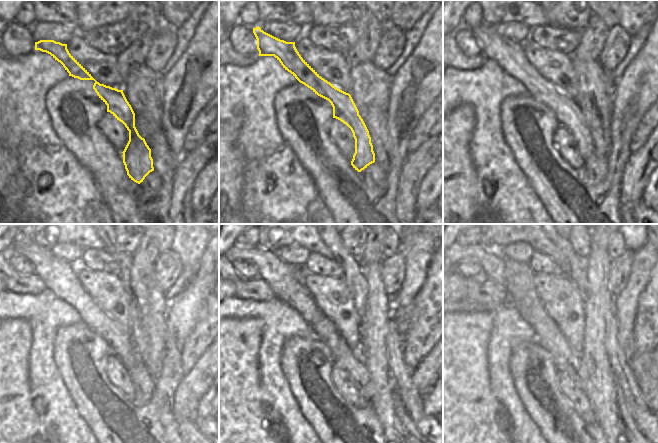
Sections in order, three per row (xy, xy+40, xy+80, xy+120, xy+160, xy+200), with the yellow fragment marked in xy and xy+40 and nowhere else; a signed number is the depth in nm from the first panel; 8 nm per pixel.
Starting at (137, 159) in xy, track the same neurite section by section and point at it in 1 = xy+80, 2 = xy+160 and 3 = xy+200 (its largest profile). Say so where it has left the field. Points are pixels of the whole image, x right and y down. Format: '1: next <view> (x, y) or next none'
1: next xy+80 (509, 55)
2: next xy+160 (278, 274)
3: next xy+200 (493, 264)

